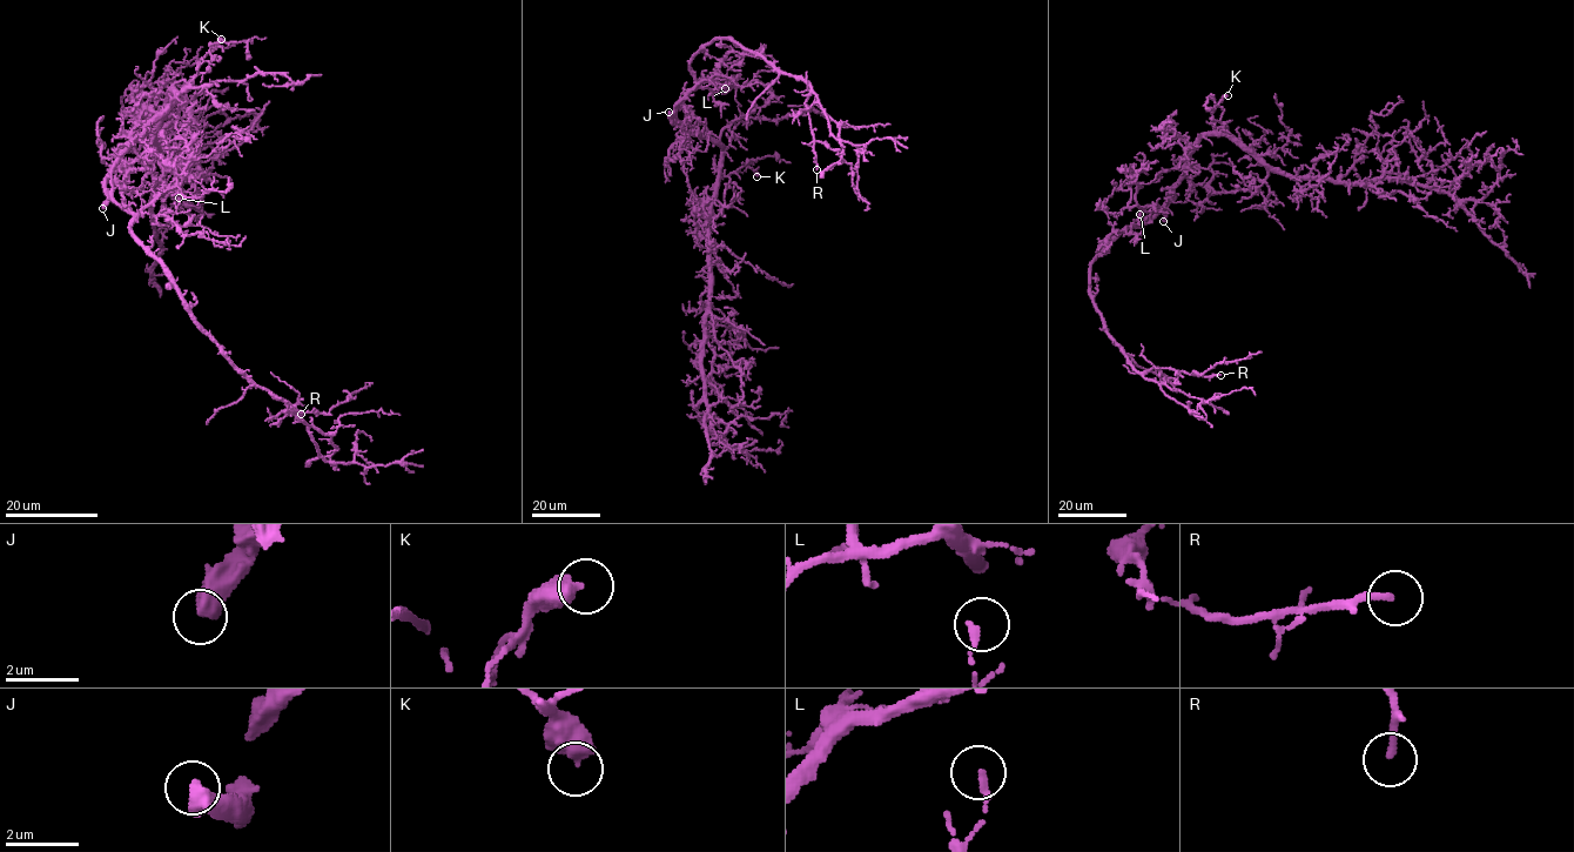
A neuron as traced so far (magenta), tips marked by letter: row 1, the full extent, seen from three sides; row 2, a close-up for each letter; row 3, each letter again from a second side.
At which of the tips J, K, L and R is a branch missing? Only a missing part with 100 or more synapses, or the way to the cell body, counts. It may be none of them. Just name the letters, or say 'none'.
J

